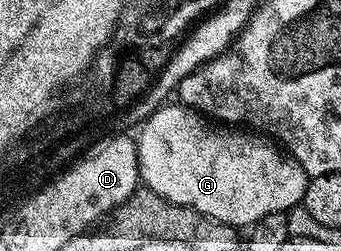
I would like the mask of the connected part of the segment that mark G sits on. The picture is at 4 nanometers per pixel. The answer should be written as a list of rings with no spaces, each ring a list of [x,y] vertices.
[[[168,102],[157,109],[139,125],[139,132],[140,136],[137,135],[135,141],[143,187],[157,192],[170,202],[190,206],[215,220],[237,226],[251,226],[258,222],[258,218],[266,218],[266,214],[297,207],[306,194],[309,176],[296,160],[286,158],[285,153],[267,135],[253,134],[236,126],[213,122],[196,109],[186,108],[179,102]]]

